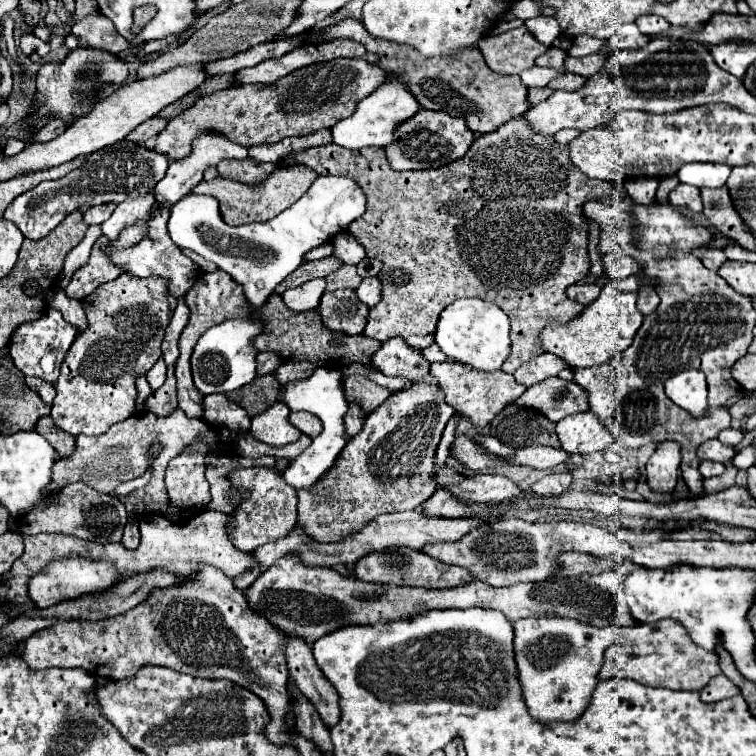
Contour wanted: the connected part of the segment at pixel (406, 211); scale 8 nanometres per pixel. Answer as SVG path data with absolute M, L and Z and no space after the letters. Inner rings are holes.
M514 119L514 121L508 121L506 125L502 125L500 129L496 129L494 133L486 133L482 137L478 137L474 141L474 145L468 149L466 157L442 167L442 169L428 169L428 171L394 171L390 165L388 165L388 159L386 159L386 153L384 149L378 149L378 147L362 147L358 151L350 151L350 149L344 149L336 143L330 143L330 145L322 145L322 147L310 147L306 151L300 151L300 153L294 153L292 157L314 169L318 175L348 175L350 179L358 181L358 185L366 191L366 197L368 197L368 211L366 215L362 215L358 221L354 221L354 225L350 225L350 233L358 239L358 243L366 249L366 255L368 257L376 257L384 263L384 273L380 273L380 279L384 283L384 291L382 291L382 301L378 305L374 305L370 309L370 315L368 315L368 323L366 323L366 329L364 329L364 335L366 337L372 337L372 339L378 339L378 341L386 341L386 339L392 339L392 337L402 337L410 347L414 349L424 349L426 345L434 343L434 333L436 333L436 323L438 323L438 317L440 313L450 305L454 303L456 299L462 299L462 297L478 297L478 299L484 299L484 301L490 301L490 303L496 303L498 307L502 307L502 311L510 317L510 337L512 337L512 353L508 355L508 359L504 361L502 369L506 373L514 373L522 363L526 363L528 359L544 353L542 349L542 343L538 339L538 335L542 333L542 329L550 323L562 323L566 325L568 321L576 319L582 311L584 311L584 305L580 303L574 303L566 297L566 287L584 279L590 271L590 259L588 259L588 219L582 211L584 203L588 201L602 201L602 199L608 199L608 197L614 197L618 195L618 183L614 181L596 181L596 179L588 179L572 161L570 161L570 155L568 155L568 145L560 145L556 143L552 137L546 137L542 133L536 133L530 123L524 119Z

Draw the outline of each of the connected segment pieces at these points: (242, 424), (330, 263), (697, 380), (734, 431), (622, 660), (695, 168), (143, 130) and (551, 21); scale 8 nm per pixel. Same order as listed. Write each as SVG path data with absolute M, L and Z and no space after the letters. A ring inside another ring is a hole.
M222 393L204 397L204 419L216 429L230 427L232 431L248 431L251 425L247 412Z
M326 257L326 259L320 259L320 261L308 261L304 265L300 265L290 277L286 277L286 281L282 281L282 285L276 289L276 293L282 295L286 289L300 287L300 285L304 285L310 279L326 277L328 273L340 269L340 265L342 265L340 259L336 259L336 257Z
M688 369L672 375L664 383L664 391L672 403L688 411L692 417L702 417L708 411L708 389L702 371Z
M728 427L728 429L722 429L722 431L720 431L718 439L720 439L722 443L728 443L728 445L736 447L736 445L744 439L744 433L742 433L738 427Z
M662 619L650 625L622 627L620 639L604 653L604 665L598 673L598 679L632 679L650 687L700 691L714 675L720 673L718 655L714 651L698 647L678 621Z
M690 163L678 171L682 183L694 187L724 187L732 167L722 163Z
M152 117L152 119L148 119L148 121L144 121L142 125L138 125L128 137L126 137L126 141L130 141L130 143L144 143L146 139L150 139L150 137L156 137L164 127L166 127L166 119L160 119L160 117Z
M536 17L526 21L526 27L544 45L552 45L552 41L560 35L560 25L556 17Z

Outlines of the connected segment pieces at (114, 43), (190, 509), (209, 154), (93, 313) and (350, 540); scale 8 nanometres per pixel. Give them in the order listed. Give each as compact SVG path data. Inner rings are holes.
M84 17L72 25L72 31L88 45L106 49L110 53L122 53L130 49L130 43L116 31L114 23L108 17Z
M198 439L198 441L190 443L178 457L174 457L168 463L164 483L166 483L168 497L170 497L170 509L174 511L174 515L178 515L178 517L168 517L168 519L176 525L188 523L194 515L198 515L210 503L210 487L208 487L208 481L204 477L204 471L206 471L204 457L206 457L206 453L208 453L206 441Z
M202 133L200 137L194 139L194 149L192 155L182 159L182 161L170 161L170 167L166 171L166 177L162 181L158 181L158 185L152 189L154 199L160 207L172 207L176 205L186 193L190 193L190 189L194 185L198 185L202 181L202 173L208 167L216 167L220 161L224 159L246 159L248 157L248 149L242 145L232 143L226 137L218 137L218 133Z
M122 273L118 279L102 283L82 299L88 329L80 333L66 353L56 397L52 401L54 423L70 435L102 435L114 423L134 415L136 377L148 373L160 359L164 329L176 309L176 297L168 291L162 277L138 279Z
M420 509L416 511L404 511L404 513L386 513L386 515L378 515L370 525L366 525L362 531L338 541L338 543L316 543L312 537L306 537L306 533L296 525L296 529L284 537L282 541L272 541L270 545L262 545L262 549L254 551L254 557L258 557L258 569L254 569L254 573L246 573L246 577L238 577L238 581L234 581L234 585L244 591L252 585L254 579L258 579L262 575L264 569L268 569L274 561L278 561L280 557L284 557L288 551L298 551L298 557L306 563L306 565L336 565L336 563L356 563L358 559L376 553L376 551L384 551L390 547L410 547L416 551L422 551L424 545L434 545L434 543L450 543L450 541L458 541L462 539L466 533L470 533L472 529L484 525L486 521L480 517L470 517L470 519L430 519L430 517L422 517Z

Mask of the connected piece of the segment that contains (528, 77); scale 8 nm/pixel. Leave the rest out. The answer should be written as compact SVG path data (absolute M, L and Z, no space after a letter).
M532 67L532 69L524 69L520 79L526 87L546 87L550 83L550 79L554 79L560 71L556 69L546 69L546 67Z

